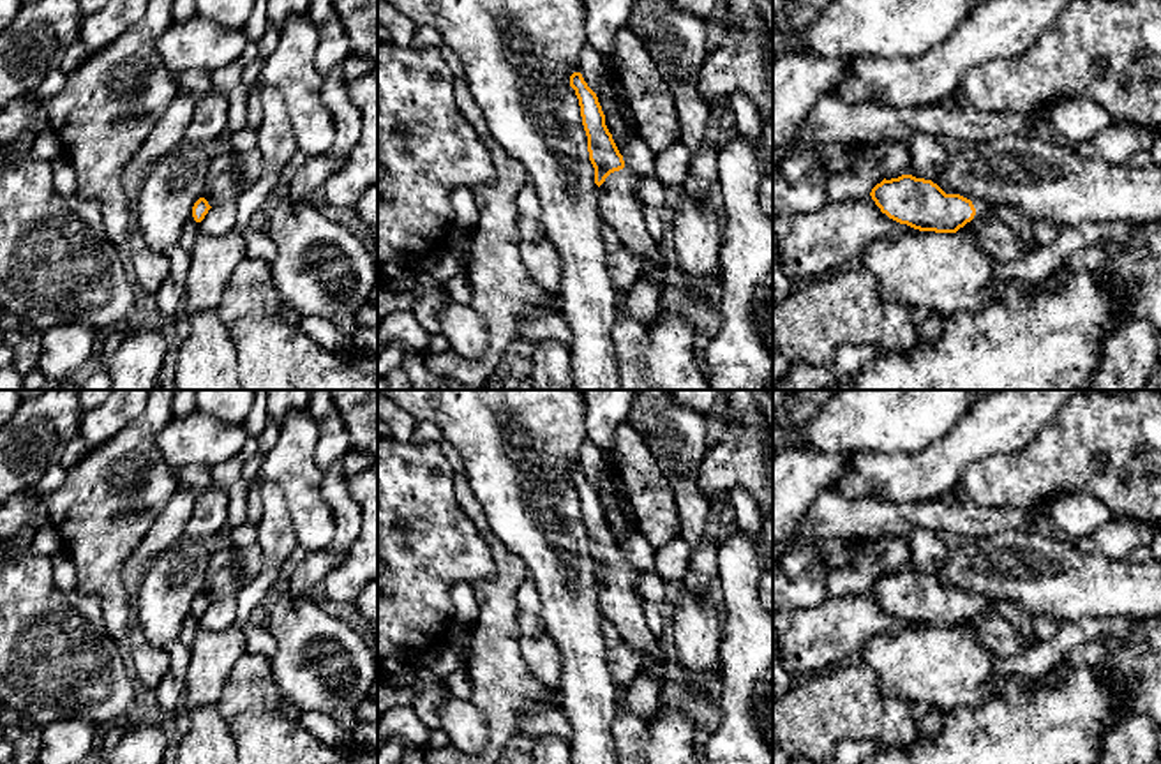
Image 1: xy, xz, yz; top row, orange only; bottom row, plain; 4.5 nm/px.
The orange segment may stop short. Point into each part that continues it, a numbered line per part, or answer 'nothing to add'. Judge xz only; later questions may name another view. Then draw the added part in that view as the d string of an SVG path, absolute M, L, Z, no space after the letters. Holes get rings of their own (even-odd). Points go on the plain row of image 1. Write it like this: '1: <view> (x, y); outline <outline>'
1: xz (621, 606); outline M623 554L625 556L625 554ZM628 558L610 568L598 582L598 607L610 625L618 628L625 644L642 658L642 669L663 665L662 646L646 625L644 598L637 593L642 575Z

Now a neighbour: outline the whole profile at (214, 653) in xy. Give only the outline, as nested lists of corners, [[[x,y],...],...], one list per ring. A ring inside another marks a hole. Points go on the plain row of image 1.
[[[242,626],[222,632],[199,628],[185,670],[184,702],[189,709],[217,704],[233,665],[247,653]]]

